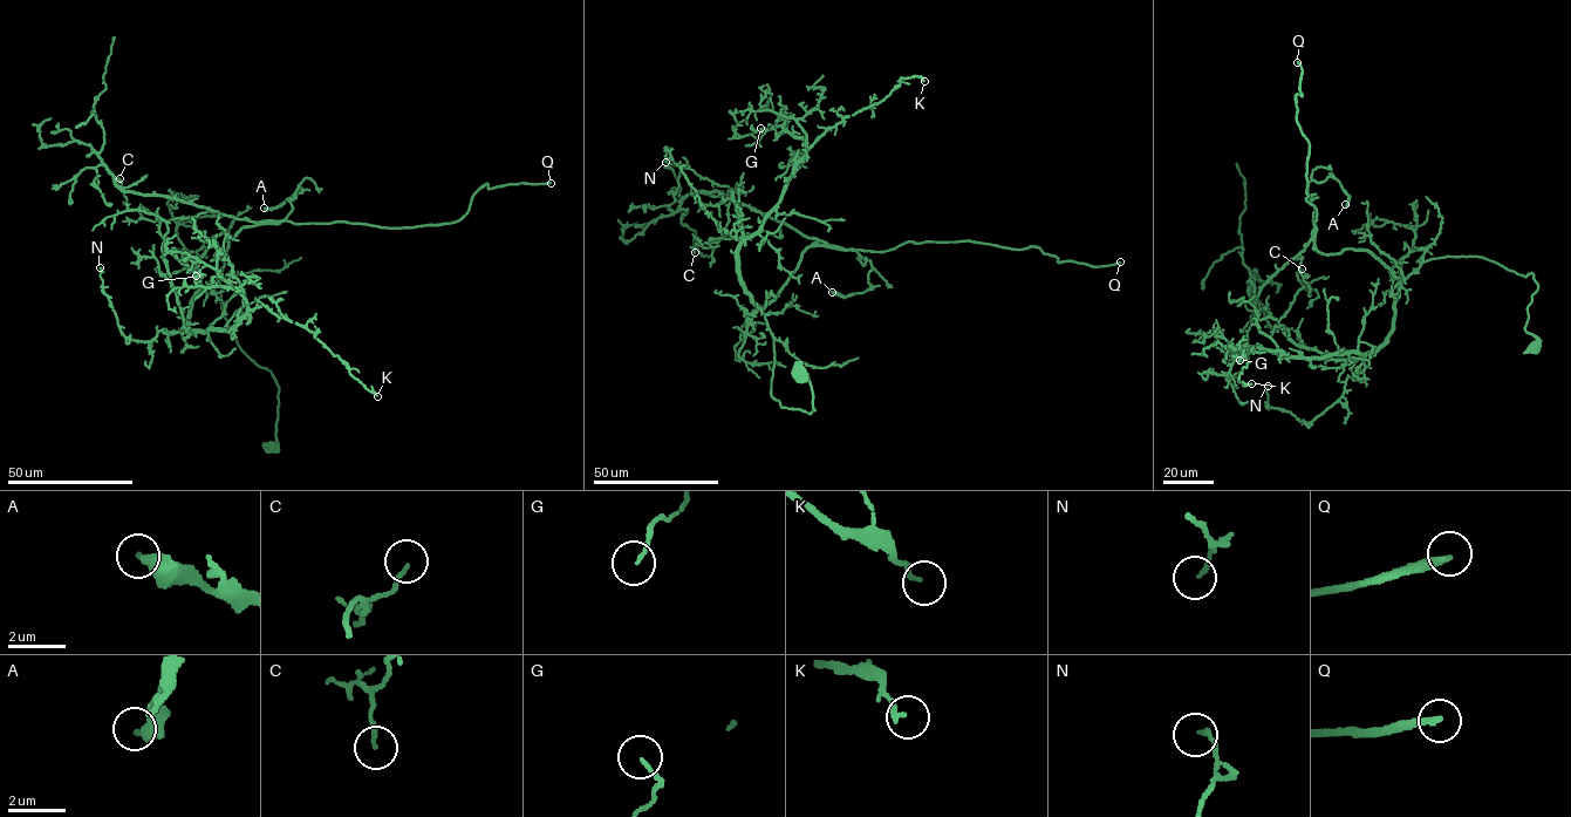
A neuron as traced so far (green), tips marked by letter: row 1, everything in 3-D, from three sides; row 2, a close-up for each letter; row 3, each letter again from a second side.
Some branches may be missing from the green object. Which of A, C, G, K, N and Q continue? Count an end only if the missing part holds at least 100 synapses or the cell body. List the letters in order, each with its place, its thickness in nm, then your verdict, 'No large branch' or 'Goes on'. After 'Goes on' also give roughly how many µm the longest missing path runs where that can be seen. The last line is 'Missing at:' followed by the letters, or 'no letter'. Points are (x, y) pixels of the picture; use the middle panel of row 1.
A: Place: (832, 292). Thickness 240 nm. No large branch
C: Place: (695, 252). Thickness 110 nm. No large branch
G: Place: (760, 128). Thickness 110 nm. No large branch
K: Place: (924, 81). Thickness 160 nm. No large branch
N: Place: (666, 162). Thickness 130 nm. No large branch
Q: Place: (1120, 261). Thickness 240 nm. Goes on. Missing length about 180 µm
Missing at: Q

